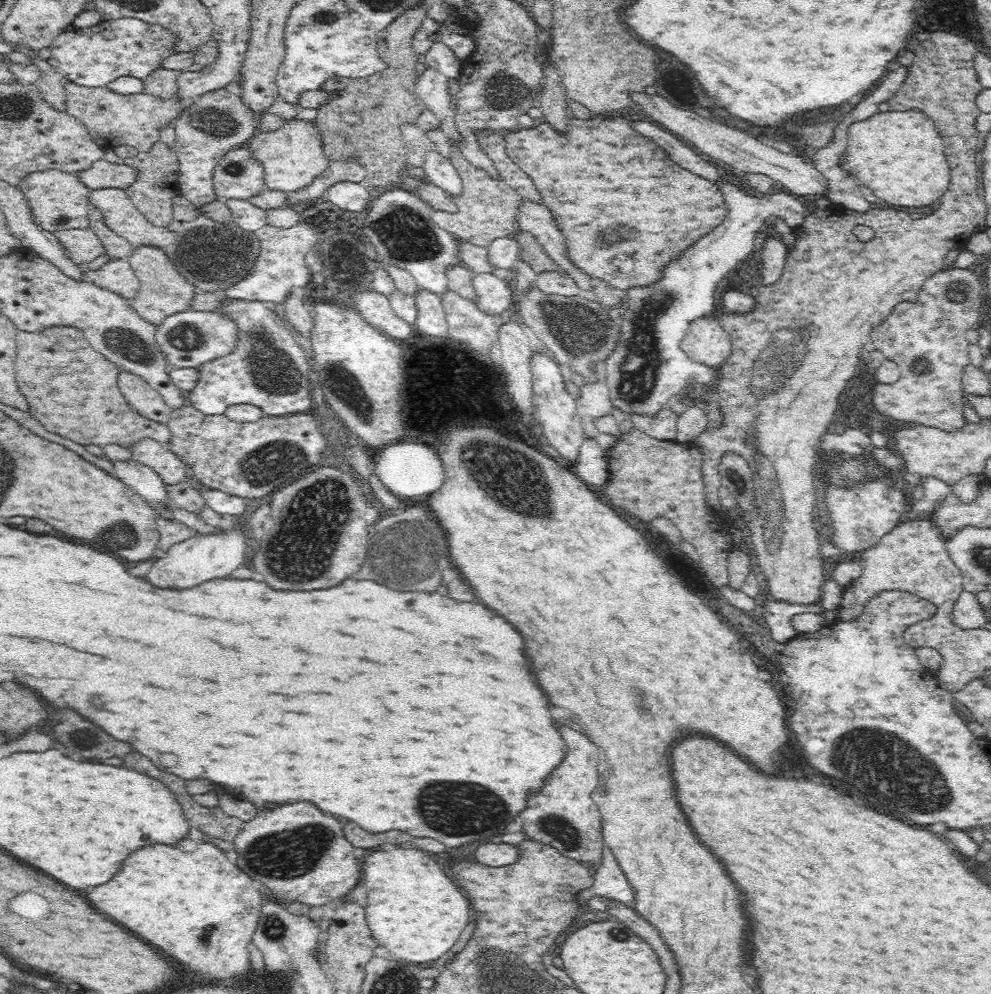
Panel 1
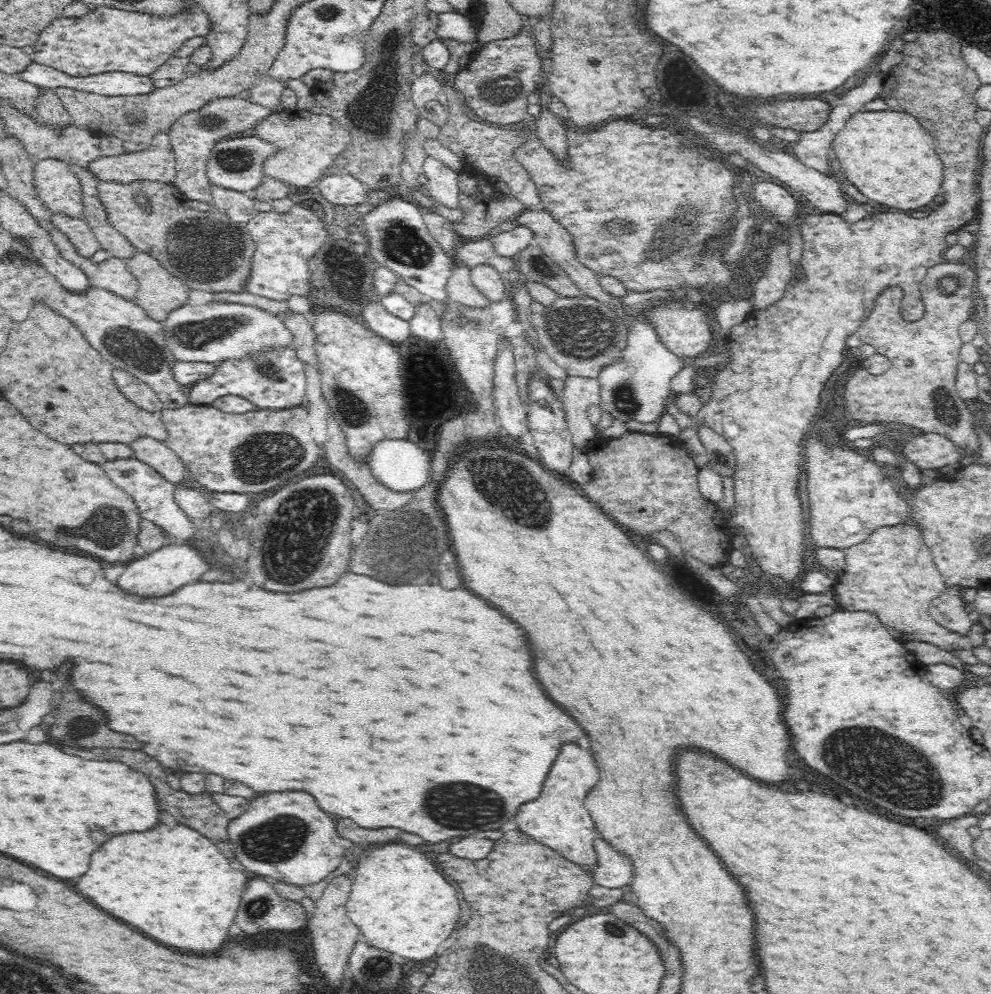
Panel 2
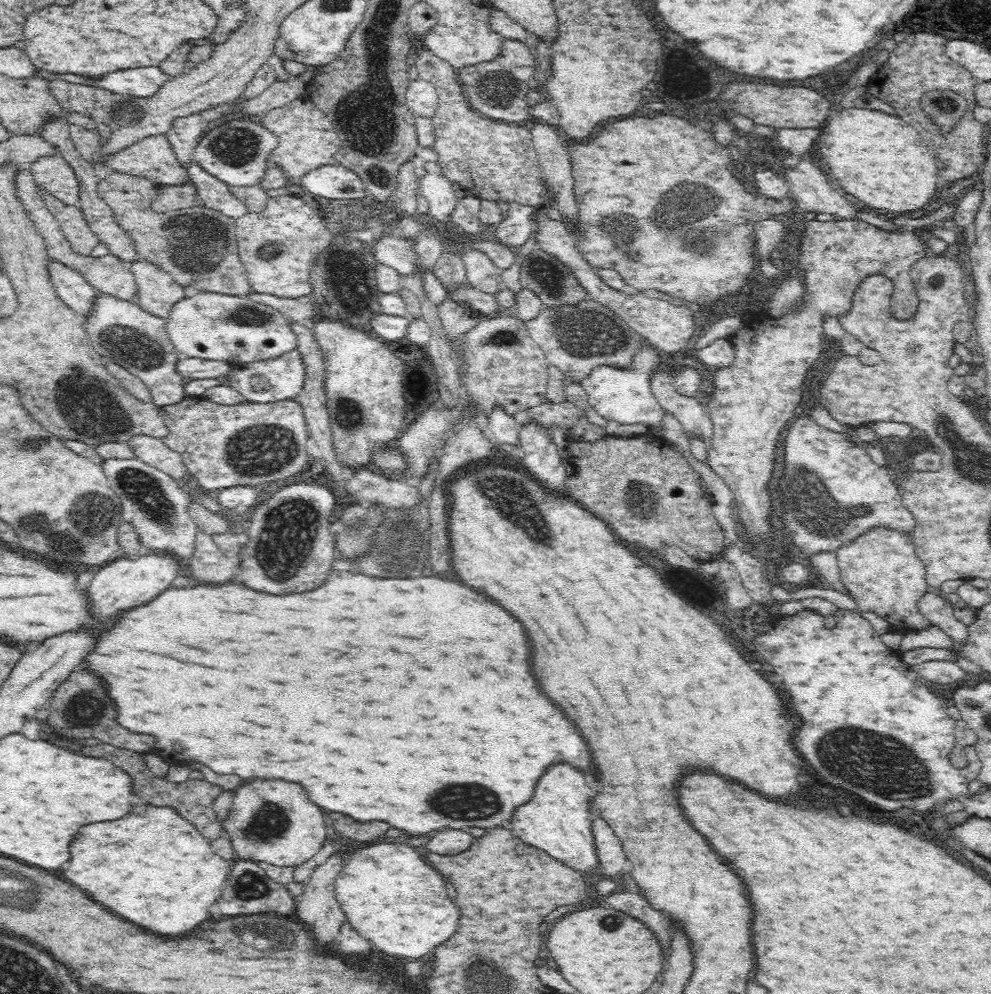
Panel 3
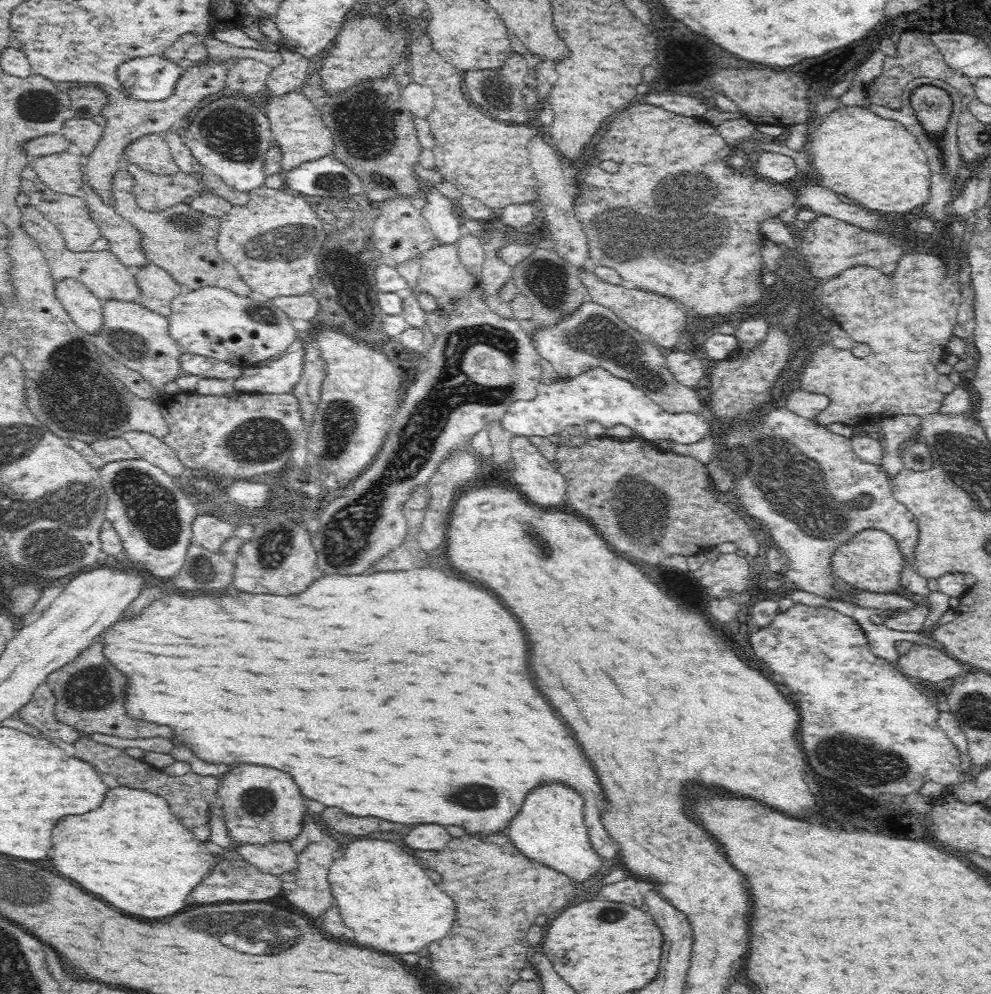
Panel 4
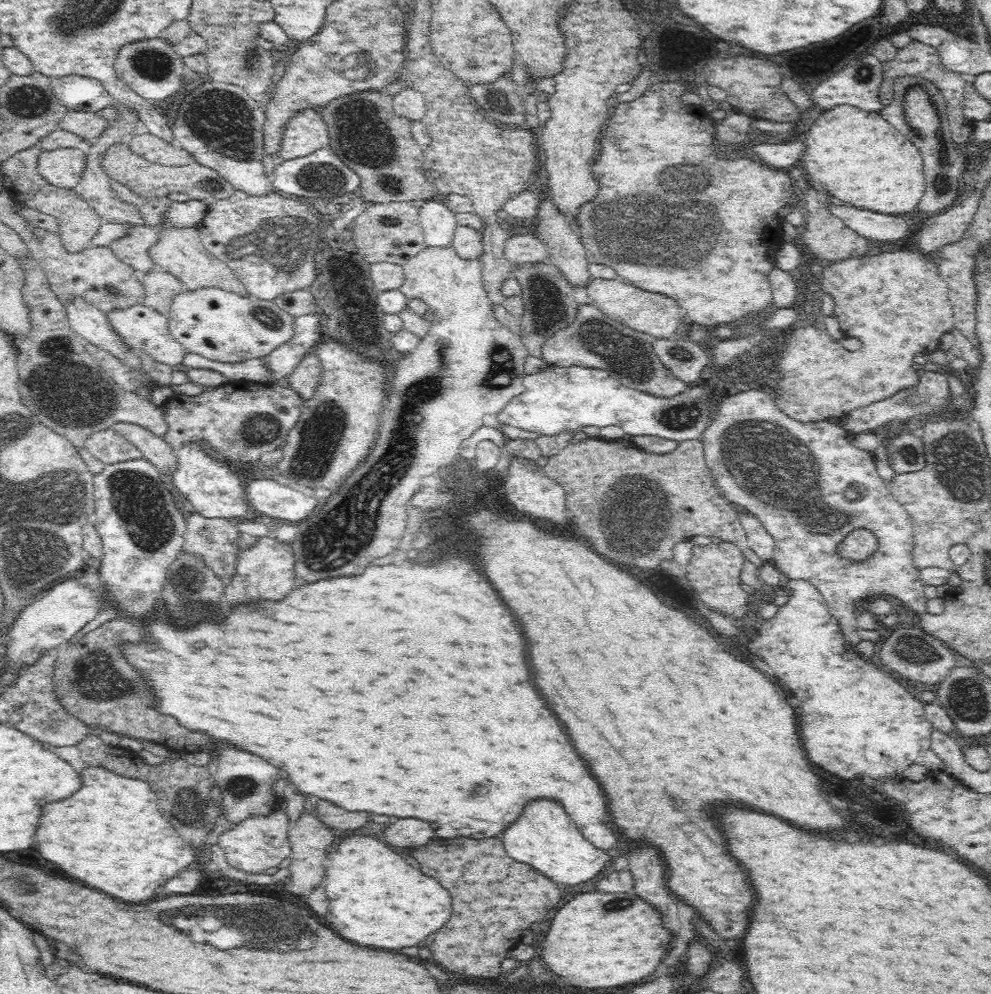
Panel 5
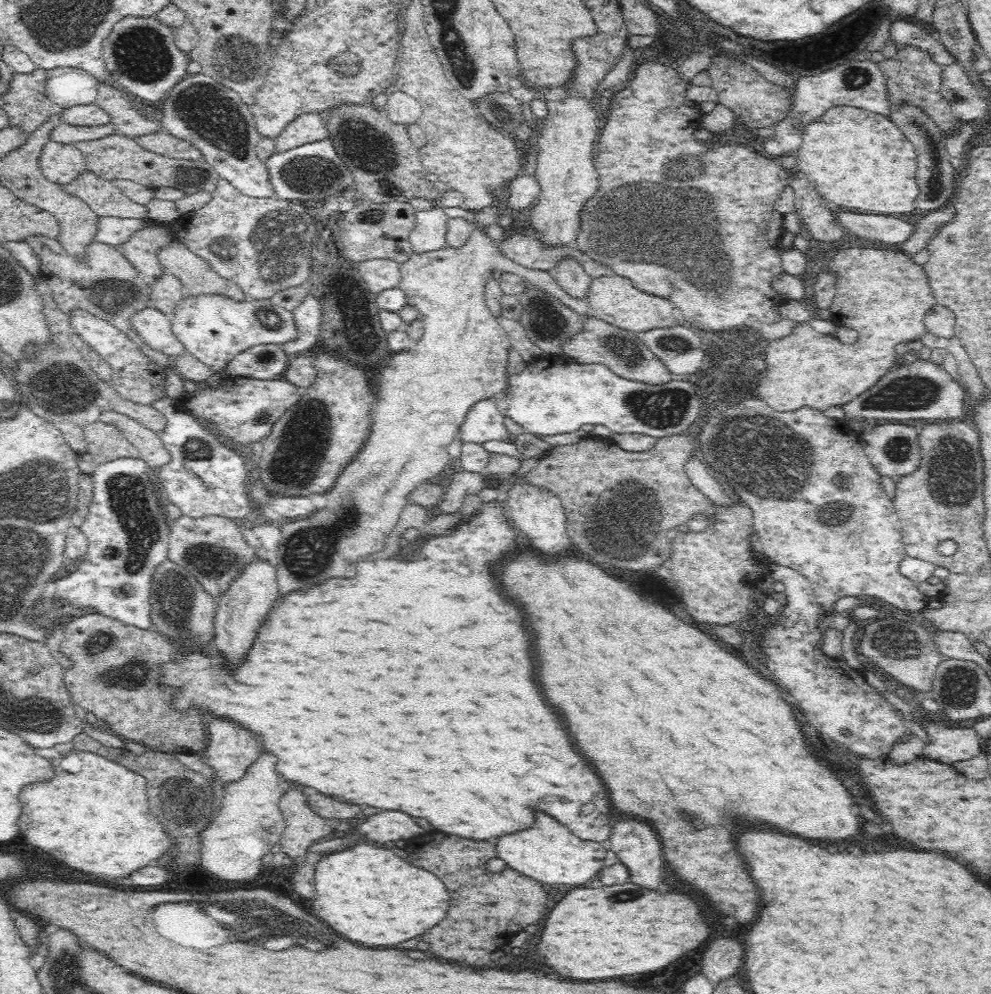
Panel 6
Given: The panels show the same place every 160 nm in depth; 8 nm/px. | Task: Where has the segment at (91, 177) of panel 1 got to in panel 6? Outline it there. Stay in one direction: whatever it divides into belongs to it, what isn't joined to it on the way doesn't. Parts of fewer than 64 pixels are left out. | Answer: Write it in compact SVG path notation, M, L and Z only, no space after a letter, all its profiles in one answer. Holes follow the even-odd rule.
M166 132L156 136L138 136L135 138L137 144L150 152L158 153L175 159L198 160L203 158L202 152L195 146L182 138L177 138Z

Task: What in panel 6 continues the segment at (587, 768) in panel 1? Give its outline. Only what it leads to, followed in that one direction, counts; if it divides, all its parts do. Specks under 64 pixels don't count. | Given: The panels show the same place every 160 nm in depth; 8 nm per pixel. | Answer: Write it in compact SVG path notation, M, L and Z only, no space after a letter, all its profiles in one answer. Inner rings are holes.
M540 818L540 822L536 822L536 826L532 826L532 828L520 832L520 834L500 838L496 844L496 854L506 862L508 868L512 868L512 870L516 870L532 880L538 880L543 885L574 884L574 886L582 886L591 878L598 877L599 872L605 867L604 853L607 848L606 842L587 842L574 836L559 822L552 822L550 818Z

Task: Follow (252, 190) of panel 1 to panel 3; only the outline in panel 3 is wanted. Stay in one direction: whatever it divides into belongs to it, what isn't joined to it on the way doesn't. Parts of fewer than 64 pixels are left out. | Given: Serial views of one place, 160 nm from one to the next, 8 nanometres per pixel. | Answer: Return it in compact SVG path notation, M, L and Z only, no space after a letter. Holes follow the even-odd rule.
M224 118L218 126L206 130L197 142L192 157L206 172L224 181L227 185L256 187L260 185L268 167L269 156L276 148L278 138L268 127L252 120Z

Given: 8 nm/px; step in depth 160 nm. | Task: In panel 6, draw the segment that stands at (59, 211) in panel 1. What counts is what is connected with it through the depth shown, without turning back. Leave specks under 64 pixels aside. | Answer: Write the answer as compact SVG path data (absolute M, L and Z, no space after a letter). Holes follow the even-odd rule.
M54 140L46 142L39 156L39 165L43 175L59 185L68 184L87 170L84 153L72 144Z

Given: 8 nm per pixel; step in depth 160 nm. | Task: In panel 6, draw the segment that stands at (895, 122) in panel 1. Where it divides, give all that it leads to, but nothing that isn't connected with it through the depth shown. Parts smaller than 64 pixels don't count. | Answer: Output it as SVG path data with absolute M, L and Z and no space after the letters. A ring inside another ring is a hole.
M841 105L830 108L824 116L820 116L804 128L802 146L796 150L796 154L792 154L791 165L798 164L798 168L804 172L804 178L816 188L816 192L822 198L838 204L848 212L892 215L910 213L914 210L914 200L918 196L918 186L914 180L916 156L913 144L906 139L901 129L898 130L898 125L889 119L888 114L872 113Z

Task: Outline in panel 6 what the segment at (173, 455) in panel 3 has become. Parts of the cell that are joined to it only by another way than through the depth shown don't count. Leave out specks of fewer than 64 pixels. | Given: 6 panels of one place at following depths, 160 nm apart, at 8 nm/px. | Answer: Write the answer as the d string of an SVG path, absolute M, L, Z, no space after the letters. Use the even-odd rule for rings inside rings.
M102 410L99 420L123 431L123 435L139 450L142 458L151 469L155 469L167 463L171 454L158 437L158 434L147 429L137 420L114 412L114 410Z

